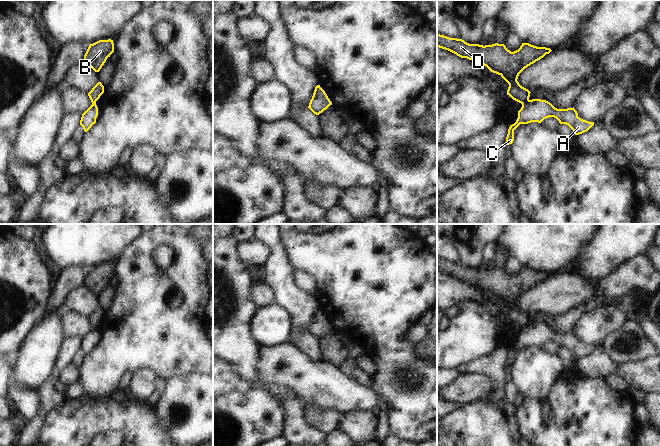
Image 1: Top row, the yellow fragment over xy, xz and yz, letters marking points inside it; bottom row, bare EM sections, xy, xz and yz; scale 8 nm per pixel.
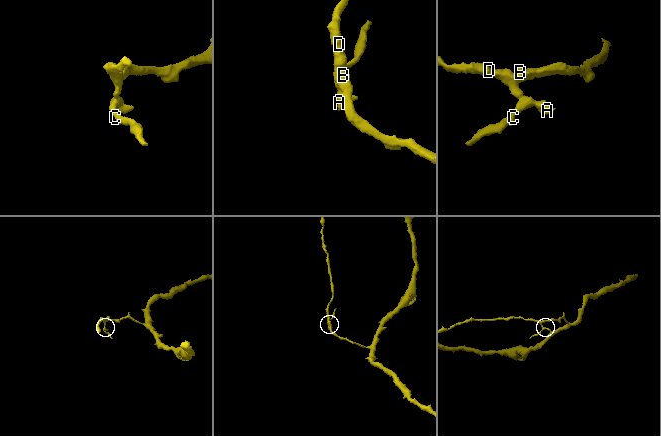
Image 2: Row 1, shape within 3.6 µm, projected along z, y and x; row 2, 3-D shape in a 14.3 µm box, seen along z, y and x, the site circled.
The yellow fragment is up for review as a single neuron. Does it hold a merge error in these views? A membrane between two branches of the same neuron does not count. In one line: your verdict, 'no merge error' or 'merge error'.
merge error

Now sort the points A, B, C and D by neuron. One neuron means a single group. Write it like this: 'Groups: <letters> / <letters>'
Groups: A C / B D.

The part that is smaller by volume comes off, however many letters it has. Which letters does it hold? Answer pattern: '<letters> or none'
A, C

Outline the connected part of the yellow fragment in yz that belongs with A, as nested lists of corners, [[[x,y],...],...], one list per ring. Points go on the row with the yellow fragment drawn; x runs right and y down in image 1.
[[[532,99],[522,104],[521,109],[518,111],[516,122],[510,125],[506,137],[506,145],[513,143],[514,130],[520,124],[528,124],[531,122],[541,123],[544,119],[549,117],[556,118],[560,124],[568,125],[575,135],[587,132],[594,125],[594,122],[581,119],[574,107],[557,109],[546,100]]]

